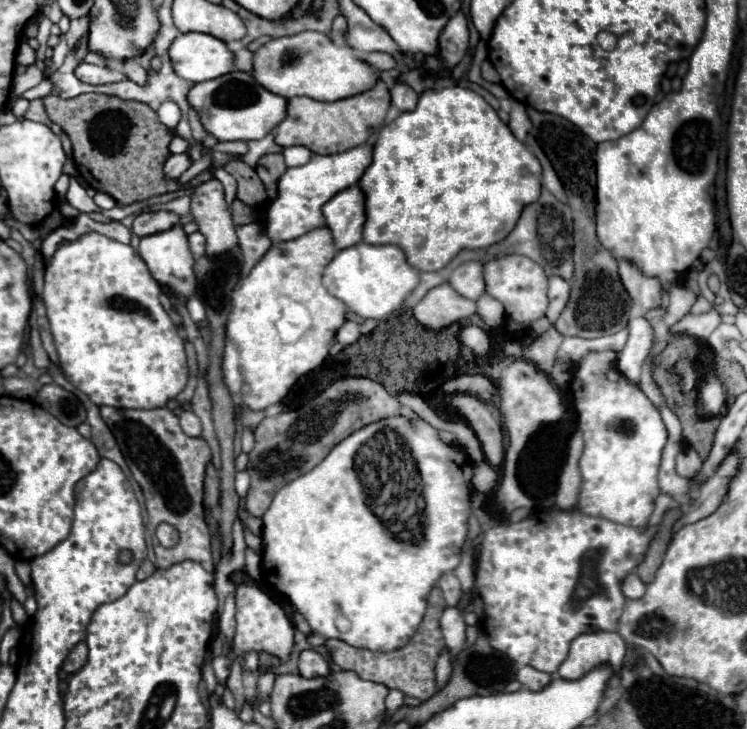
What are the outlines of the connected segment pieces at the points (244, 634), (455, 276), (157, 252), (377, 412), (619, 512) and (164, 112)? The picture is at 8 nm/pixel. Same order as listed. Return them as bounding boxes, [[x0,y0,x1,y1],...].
[[232,582,294,662],[450,262,484,300],[138,224,194,298],[246,378,400,518],[574,352,666,526],[158,100,180,130]]

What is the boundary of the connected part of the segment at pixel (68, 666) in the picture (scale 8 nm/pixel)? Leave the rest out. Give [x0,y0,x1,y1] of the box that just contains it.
[62,642,88,675]

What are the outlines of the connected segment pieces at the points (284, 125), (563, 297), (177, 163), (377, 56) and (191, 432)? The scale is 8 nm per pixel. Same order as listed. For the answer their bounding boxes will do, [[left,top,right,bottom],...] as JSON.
[[274,80,390,154],[548,276,570,312],[164,154,192,180],[364,52,396,72],[178,410,202,436]]

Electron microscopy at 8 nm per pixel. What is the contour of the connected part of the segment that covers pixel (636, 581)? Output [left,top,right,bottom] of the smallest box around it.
[622,572,646,600]

